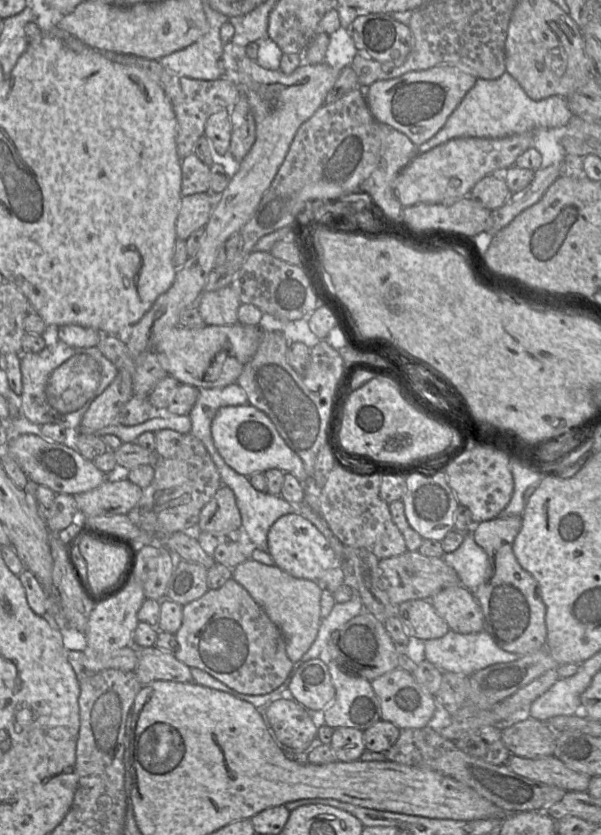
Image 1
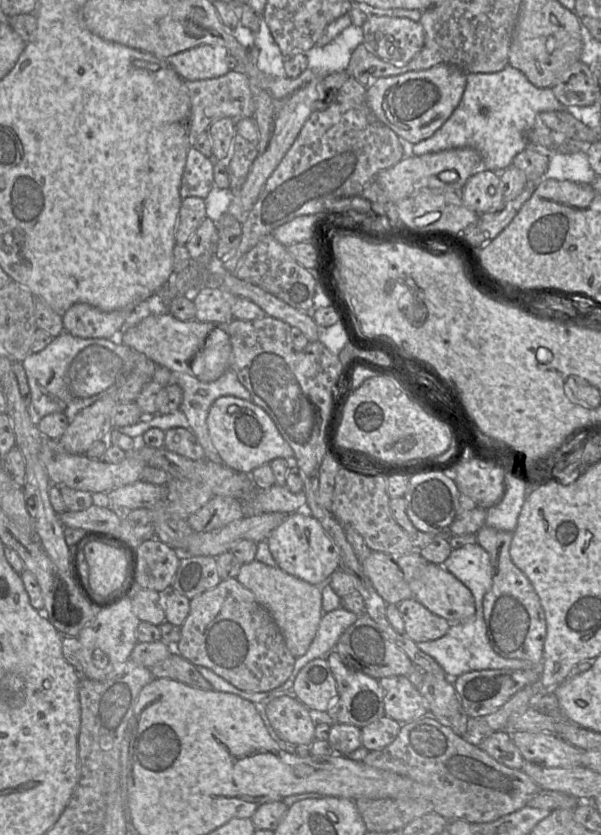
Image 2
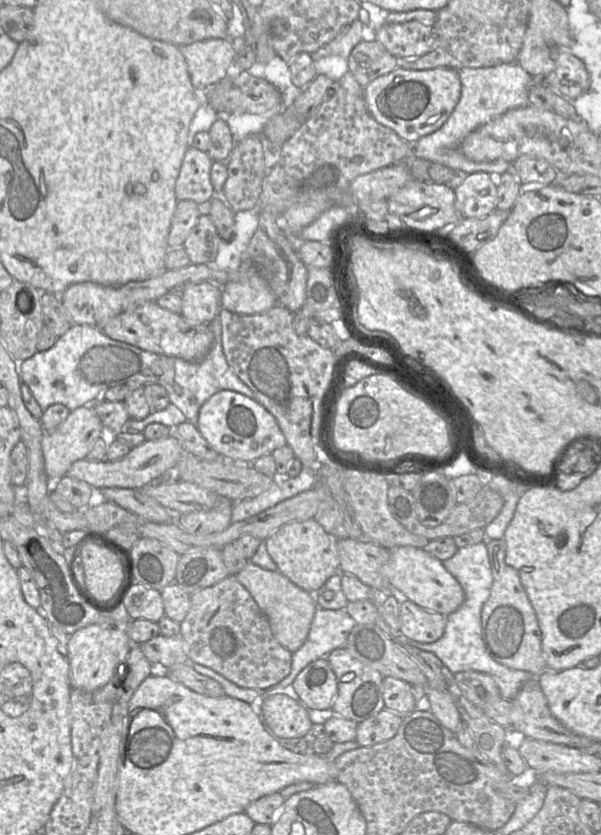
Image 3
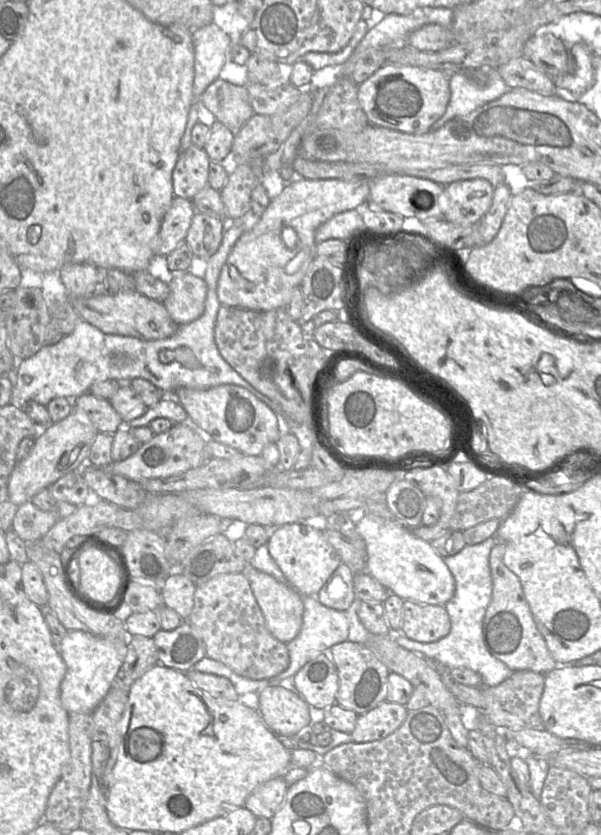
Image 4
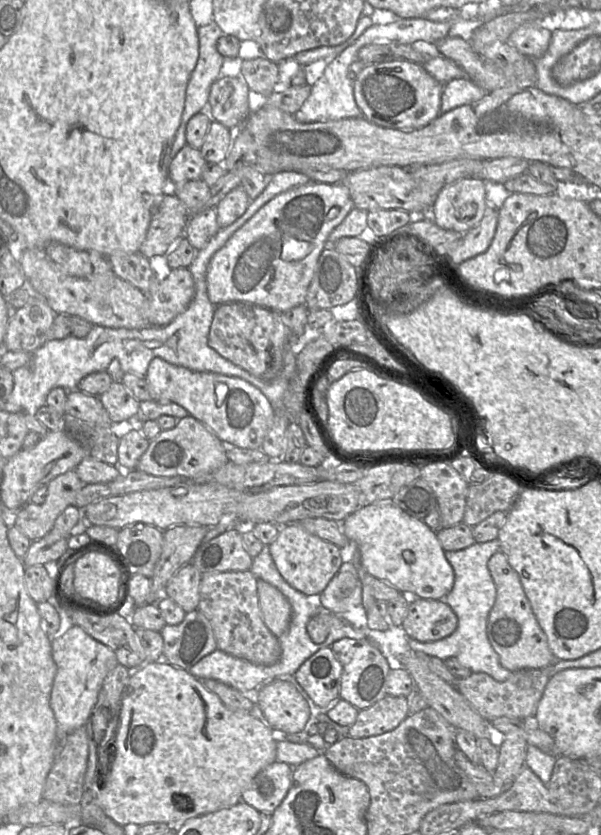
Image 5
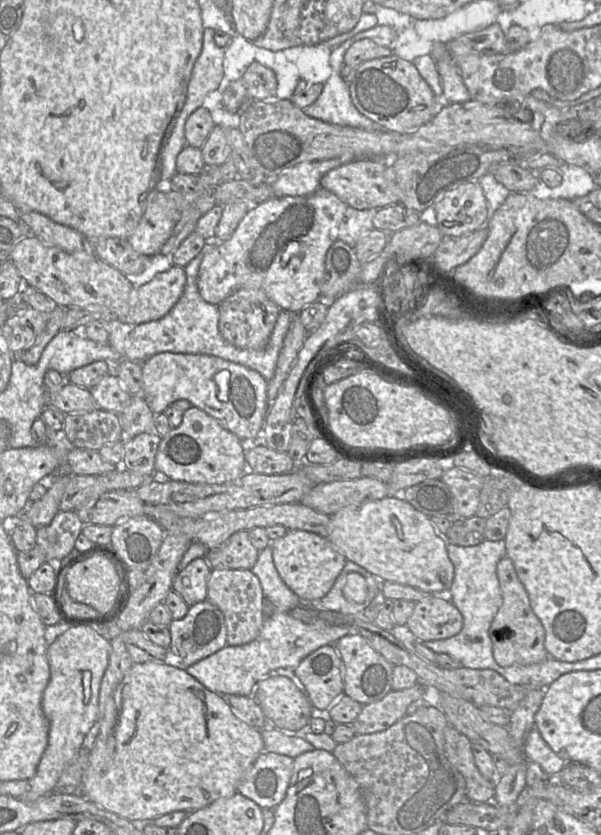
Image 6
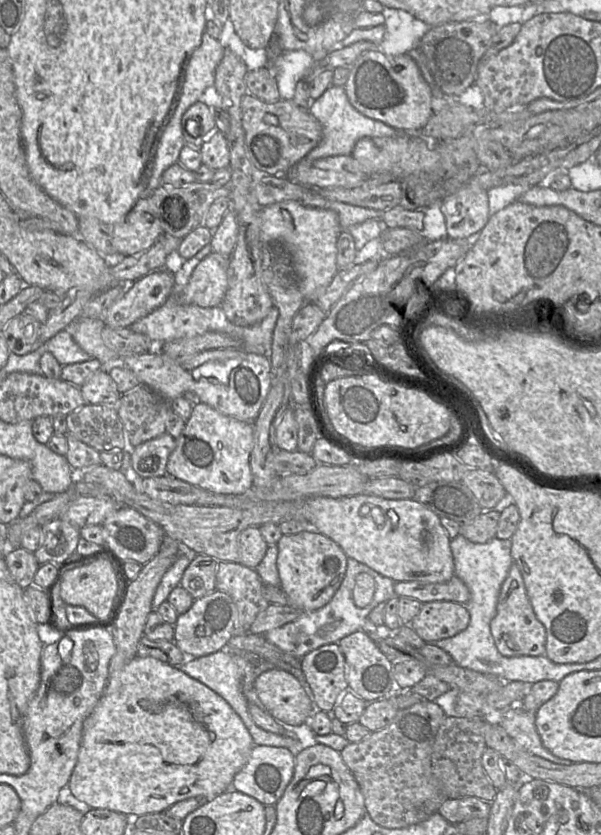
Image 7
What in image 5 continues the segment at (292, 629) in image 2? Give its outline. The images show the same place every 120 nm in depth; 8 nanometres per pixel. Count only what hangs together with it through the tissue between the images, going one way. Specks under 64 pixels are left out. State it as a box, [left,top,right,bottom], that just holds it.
[257,579,291,637]

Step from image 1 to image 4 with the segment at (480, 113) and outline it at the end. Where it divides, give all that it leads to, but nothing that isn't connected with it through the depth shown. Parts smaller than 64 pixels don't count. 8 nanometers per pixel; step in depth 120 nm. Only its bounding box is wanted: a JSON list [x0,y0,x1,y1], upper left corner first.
[429,68,510,132]

